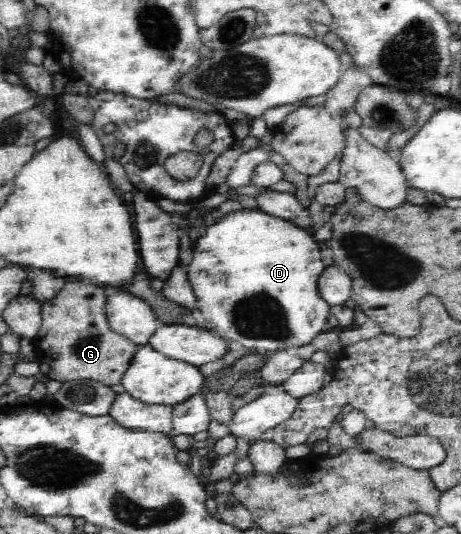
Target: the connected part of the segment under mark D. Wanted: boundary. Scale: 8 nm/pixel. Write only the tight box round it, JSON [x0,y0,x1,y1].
[187,207,331,351]

